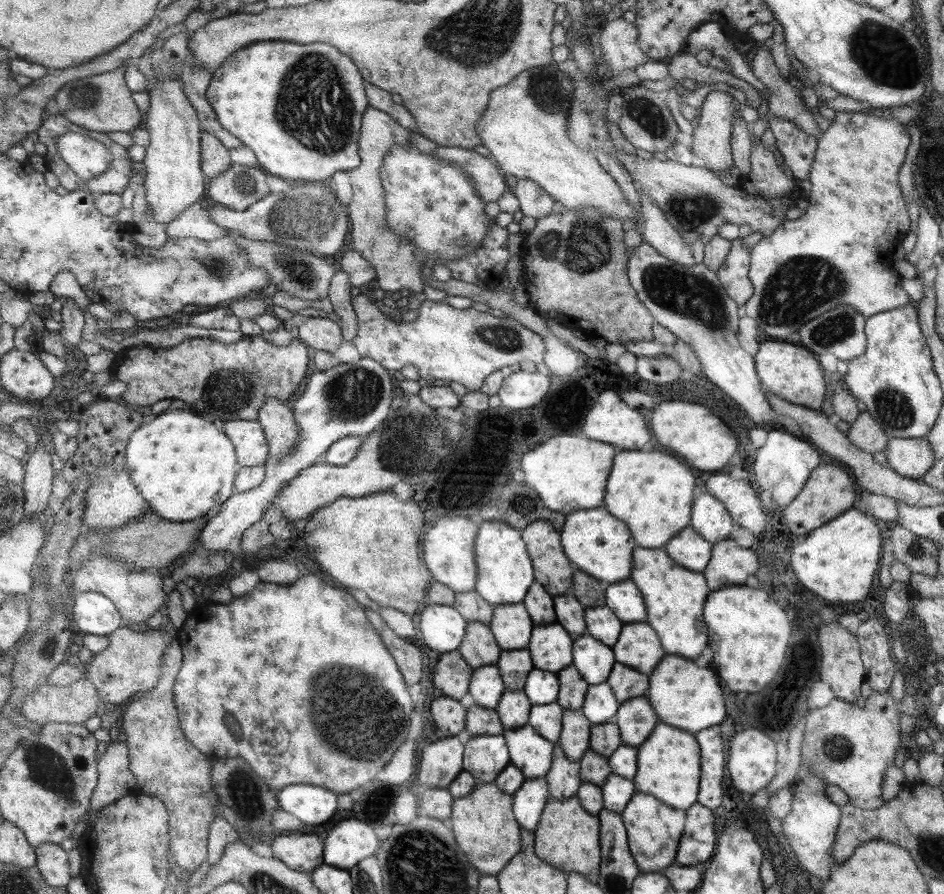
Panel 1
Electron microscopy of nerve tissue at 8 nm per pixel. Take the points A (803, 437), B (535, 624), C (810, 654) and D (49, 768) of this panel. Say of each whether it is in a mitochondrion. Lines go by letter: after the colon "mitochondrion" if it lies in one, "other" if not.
A: other
B: other
C: other
D: mitochondrion

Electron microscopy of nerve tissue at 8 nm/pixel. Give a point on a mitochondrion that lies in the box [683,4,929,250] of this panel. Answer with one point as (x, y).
(885, 54)

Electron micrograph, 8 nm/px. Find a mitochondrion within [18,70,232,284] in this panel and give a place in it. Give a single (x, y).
(83, 95)

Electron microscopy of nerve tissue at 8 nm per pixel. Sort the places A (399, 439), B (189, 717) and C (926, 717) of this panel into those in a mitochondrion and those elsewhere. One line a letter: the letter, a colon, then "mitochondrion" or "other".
A: mitochondrion
B: other
C: other

